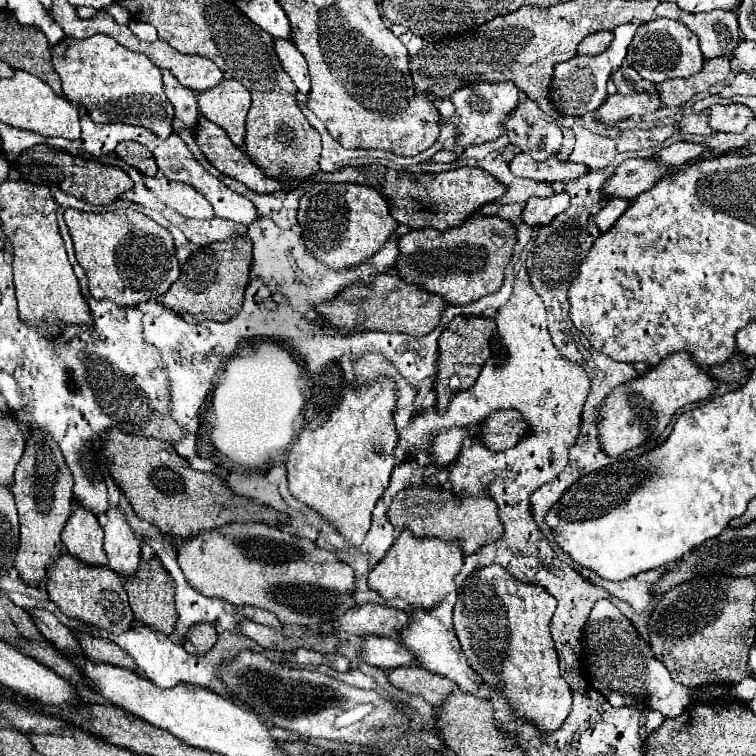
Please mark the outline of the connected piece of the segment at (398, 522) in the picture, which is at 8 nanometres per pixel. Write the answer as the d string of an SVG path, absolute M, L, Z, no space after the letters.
M423 484L423 504L419 500L415 504L415 494L419 494L419 486L409 486L401 490L393 498L387 518L395 526L409 528L417 538L439 538L447 542L457 540L463 556L469 556L477 548L499 540L499 536L503 534L503 524L499 522L497 516L497 504L487 496L461 500L459 496L453 496L449 490L443 490L441 486L435 484Z

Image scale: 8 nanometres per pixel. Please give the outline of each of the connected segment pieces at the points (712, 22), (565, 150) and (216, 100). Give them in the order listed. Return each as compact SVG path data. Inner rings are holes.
M665 2L655 8L661 18L675 18L683 22L699 38L701 52L707 60L717 56L731 56L739 44L739 24L735 12L713 10L707 14L689 14L679 10L677 4Z
M561 128L561 130L563 130L563 148L557 154L557 158L563 160L563 162L567 162L569 160L569 154L573 152L573 146L575 146L575 134L569 128Z
M223 80L215 88L199 92L197 100L199 112L221 126L231 142L241 148L245 138L245 118L251 106L249 90L235 80Z

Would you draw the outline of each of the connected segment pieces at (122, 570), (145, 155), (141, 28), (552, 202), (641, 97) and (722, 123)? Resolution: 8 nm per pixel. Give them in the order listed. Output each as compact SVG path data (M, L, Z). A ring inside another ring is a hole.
M111 508L107 512L103 550L109 560L107 564L109 570L117 572L119 576L135 576L141 558L139 540L133 536L119 508Z
M121 142L115 148L115 154L123 162L127 162L129 166L137 168L145 176L155 176L157 170L159 170L153 156L151 156L151 152L147 148L143 148L143 144L139 144L139 142Z
M131 20L131 22L129 22L129 28L131 28L131 32L133 32L139 40L145 40L145 42L155 42L155 40L157 40L157 32L155 32L155 26L153 26L153 24Z
M565 192L553 194L549 198L531 198L523 208L521 220L529 226L547 226L555 216L569 208L569 196Z
M641 92L633 96L613 94L595 112L595 120L605 126L613 126L615 122L627 120L631 116L643 116L643 114L655 112L657 108L661 108L661 100L657 92Z
M717 104L709 110L709 126L715 132L743 132L751 116L753 112L745 104Z

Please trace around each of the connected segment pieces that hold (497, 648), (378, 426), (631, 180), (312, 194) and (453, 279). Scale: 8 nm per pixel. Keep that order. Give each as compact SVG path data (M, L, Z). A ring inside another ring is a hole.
M499 564L475 570L467 576L459 590L459 598L453 612L453 626L461 642L461 650L469 666L477 672L483 684L497 688L505 694L513 716L531 722L539 732L555 732L563 726L571 712L571 690L559 674L559 658L551 638L551 618L557 608L557 600L547 594L541 586L531 586L519 582Z
M381 378L373 386L347 386L335 414L321 428L303 430L287 454L287 480L293 498L335 526L353 548L365 540L371 528L371 510L389 486L395 466L395 402L397 392L389 378Z
M653 158L625 160L613 172L613 176L603 184L605 198L637 198L641 192L649 190L657 180L675 172L673 168L663 168Z
M315 182L307 188L299 198L297 220L303 228L305 246L329 268L359 266L365 258L373 256L399 226L389 214L385 198L375 188L333 182Z
M471 214L465 224L453 226L445 232L435 228L409 230L399 238L399 260L387 274L417 284L419 288L441 296L451 306L463 306L485 294L497 292L503 284L503 268L511 258L515 242L515 228L509 220Z

